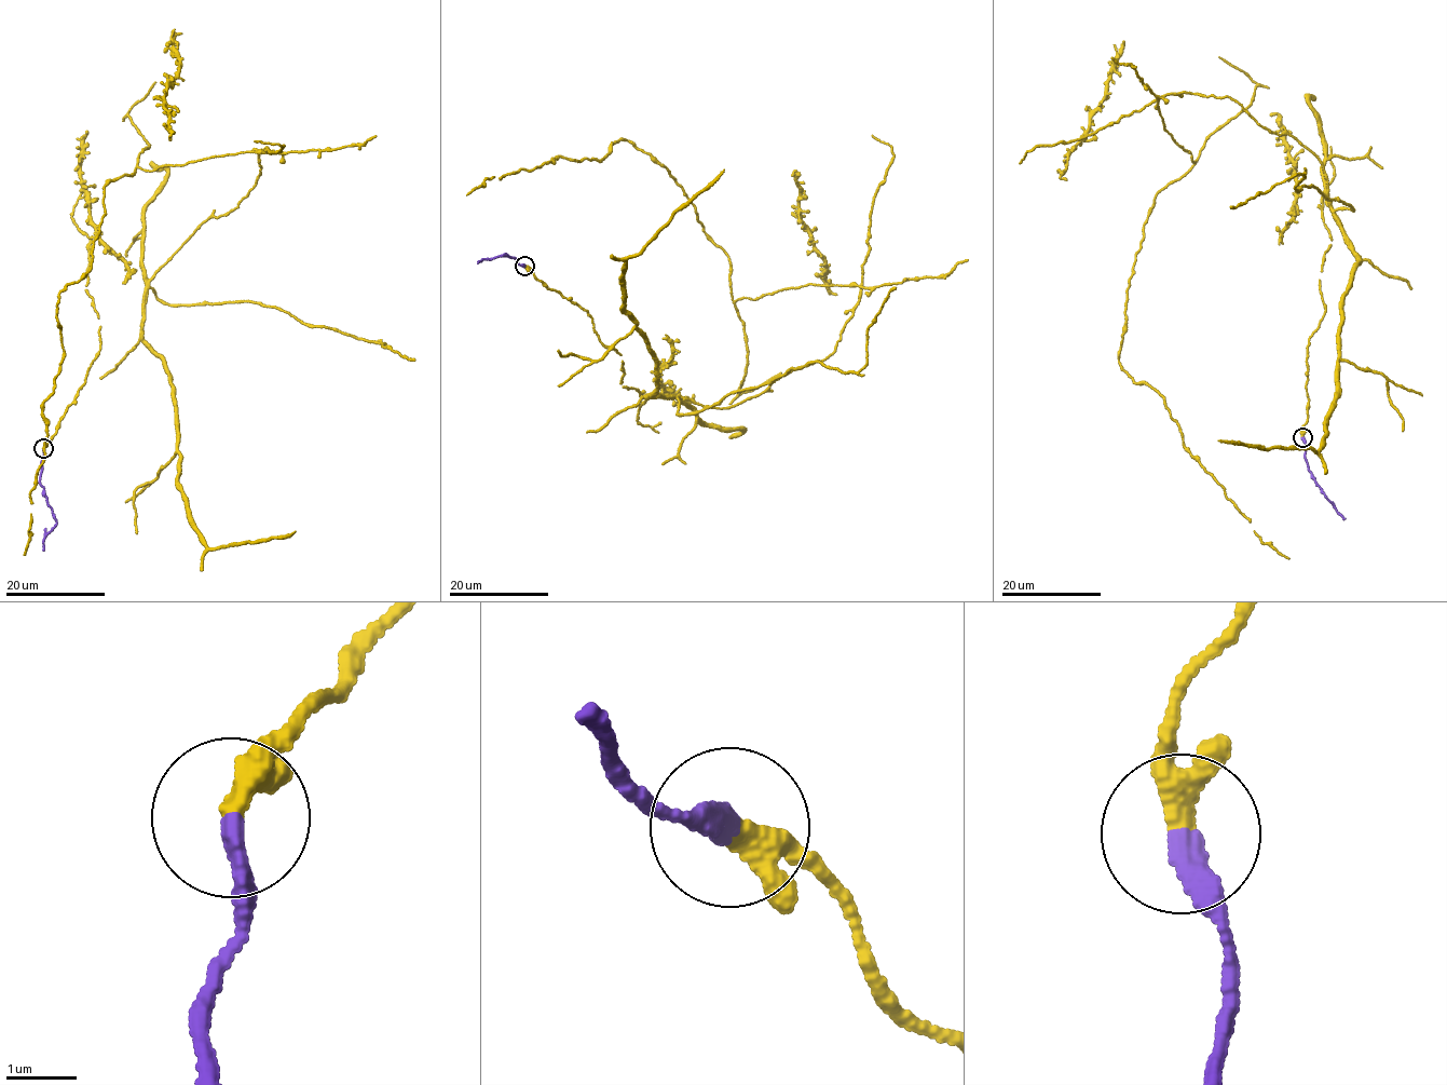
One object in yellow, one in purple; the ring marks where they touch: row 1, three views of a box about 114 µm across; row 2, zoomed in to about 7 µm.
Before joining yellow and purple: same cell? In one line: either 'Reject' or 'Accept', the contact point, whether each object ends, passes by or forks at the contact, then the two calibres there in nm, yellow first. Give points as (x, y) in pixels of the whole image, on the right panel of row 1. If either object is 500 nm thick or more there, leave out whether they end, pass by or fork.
Accept. Place: (1302, 437). At the ring yellow passes by. At the ring purple ends. Thickness 280 nm (yellow) against 300 nm

